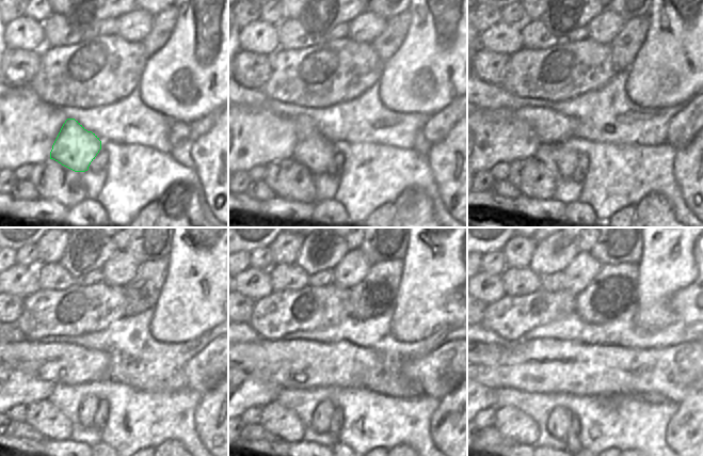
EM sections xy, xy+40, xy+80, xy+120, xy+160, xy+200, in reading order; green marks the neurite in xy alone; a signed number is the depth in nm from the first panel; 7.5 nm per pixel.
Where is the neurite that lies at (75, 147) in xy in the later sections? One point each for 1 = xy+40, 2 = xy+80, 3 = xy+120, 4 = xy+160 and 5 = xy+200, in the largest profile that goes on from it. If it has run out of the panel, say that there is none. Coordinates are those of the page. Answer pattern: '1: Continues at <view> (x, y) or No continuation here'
1: Continues at xy+40 (315, 152)
2: Continues at xy+80 (566, 160)
3: Continues at xy+120 (86, 410)
4: Continues at xy+160 (322, 415)
5: Continues at xy+200 (559, 421)

